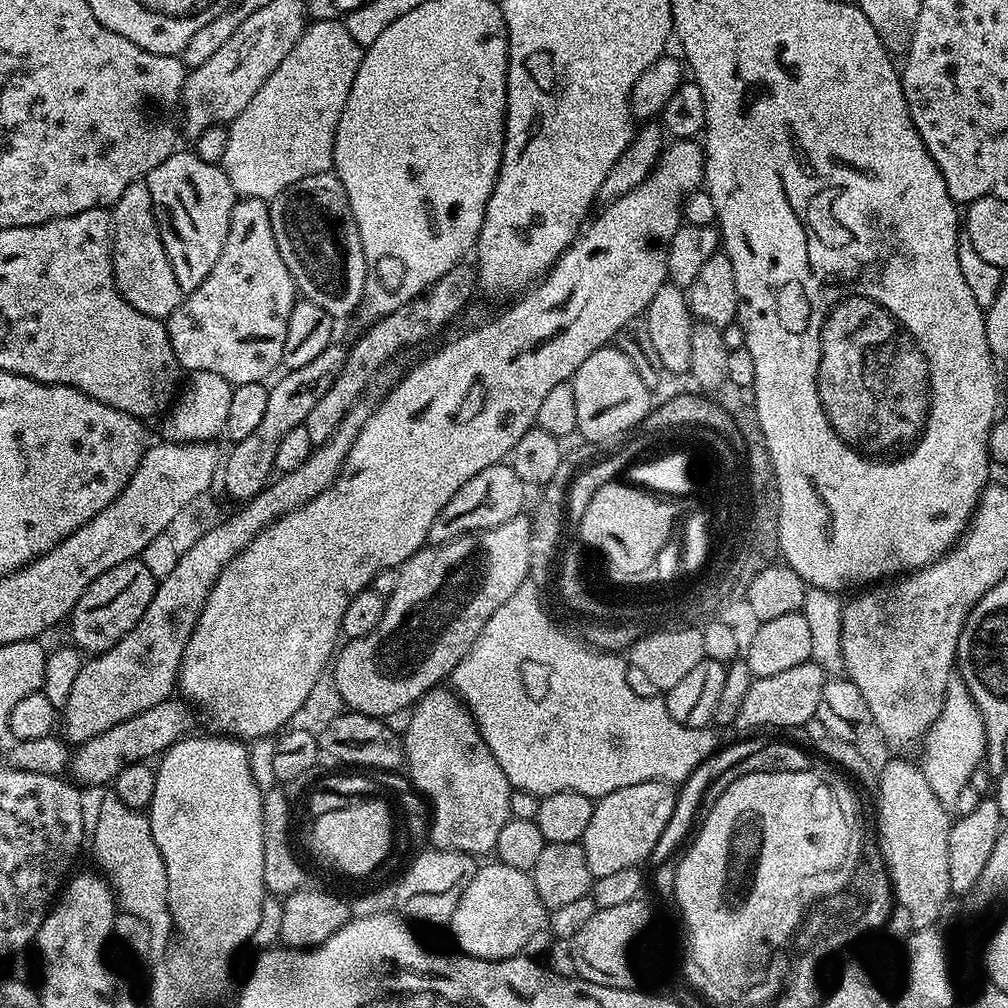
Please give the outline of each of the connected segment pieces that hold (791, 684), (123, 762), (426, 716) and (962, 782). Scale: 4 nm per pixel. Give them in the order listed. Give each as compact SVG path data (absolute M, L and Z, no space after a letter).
M814 663L799 664L782 674L758 676L753 679L746 692L742 706L738 709L734 723L735 730L752 732L755 728L796 728L804 726L815 717L818 710L818 698L822 698L822 686L826 674L822 666Z
M176 699L158 702L158 706L150 706L150 710L142 710L142 714L134 714L134 718L126 718L126 722L118 722L118 726L110 726L110 730L102 730L102 734L94 734L94 738L79 745L70 756L71 779L80 786L108 786L128 764L148 762L151 761L151 756L156 758L163 754L189 731L189 701Z
M437 686L416 701L410 715L408 725L402 728L404 758L408 776L416 783L415 791L423 794L430 805L431 847L458 850L477 858L483 858L487 852L489 855L496 847L502 826L511 817L513 786L506 774L502 774L502 766L498 766L498 758L494 758L490 746L486 746L472 711L451 687Z
M954 678L948 684L942 714L938 714L936 721L928 727L922 747L922 767L926 782L930 782L930 790L934 790L938 802L945 806L955 805L958 793L966 790L974 768L985 763L988 750L982 714L978 714L978 706L974 704L959 678Z

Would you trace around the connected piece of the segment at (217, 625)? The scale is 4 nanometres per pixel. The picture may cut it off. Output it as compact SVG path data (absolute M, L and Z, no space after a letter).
M677 140L669 143L661 152L648 177L637 188L630 190L630 194L622 194L622 198L603 205L592 225L590 222L577 235L571 246L557 258L547 276L531 290L525 291L515 301L517 304L513 308L506 309L497 320L492 320L481 328L472 328L469 332L462 333L457 340L450 341L445 348L430 353L421 364L414 365L389 390L388 397L380 405L377 403L373 407L354 446L350 446L350 454L344 459L344 465L336 481L326 490L322 490L322 494L303 504L301 508L288 512L262 529L250 544L224 567L206 598L206 606L190 634L190 642L186 642L178 677L179 691L184 691L185 693L181 693L195 707L197 704L208 715L209 722L216 724L217 733L251 742L271 737L293 723L292 715L303 710L304 703L311 698L312 691L320 680L320 675L323 672L325 675L337 651L336 639L341 639L342 617L346 614L346 606L350 606L350 598L354 598L354 594L369 587L380 571L387 568L399 569L405 560L409 560L418 549L425 547L430 526L434 518L438 518L442 506L446 506L446 502L450 502L450 498L454 498L454 494L458 494L458 490L462 490L462 486L466 486L466 482L470 482L474 474L482 474L486 466L494 466L511 457L514 446L518 446L518 438L522 438L522 434L526 434L526 430L530 430L535 425L540 403L546 398L546 393L554 390L554 386L569 383L578 366L582 366L582 362L586 362L590 354L594 354L599 348L611 345L616 339L618 330L622 330L626 322L630 322L635 316L643 316L648 311L654 294L658 294L658 290L668 280L668 247L674 234L680 229L685 199L701 187L703 178L703 147L696 140Z

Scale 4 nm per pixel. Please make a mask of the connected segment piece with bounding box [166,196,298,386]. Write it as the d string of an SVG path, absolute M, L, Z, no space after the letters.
M245 196L237 199L236 205L232 208L230 216L230 230L226 234L226 242L222 246L222 254L218 254L218 262L214 262L214 266L210 270L210 274L206 274L204 281L198 286L198 290L194 290L194 294L190 294L184 298L182 306L178 306L166 317L166 327L170 334L170 342L174 346L174 354L178 358L181 369L187 370L189 373L196 371L214 371L220 374L222 378L226 378L226 382L233 386L245 384L246 382L264 382L269 378L268 375L282 364L282 346L286 346L286 326L290 326L290 314L292 307L296 305L298 299L298 289L294 278L290 274L290 270L286 270L286 262L282 262L282 254L278 254L278 242L274 242L274 230L270 226L270 214L268 213L269 201L259 200L258 198L250 198Z

